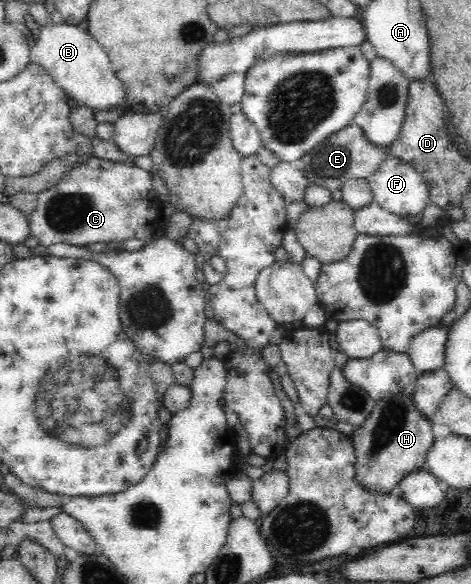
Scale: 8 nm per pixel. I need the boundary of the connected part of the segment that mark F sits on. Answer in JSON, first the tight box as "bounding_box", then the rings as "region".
{"bounding_box":[366,155,430,221],"region":[[[388,155],[378,166],[374,174],[366,179],[373,193],[373,200],[386,211],[399,215],[408,220],[417,221],[421,211],[430,203],[427,183],[412,166],[404,160]]]}

